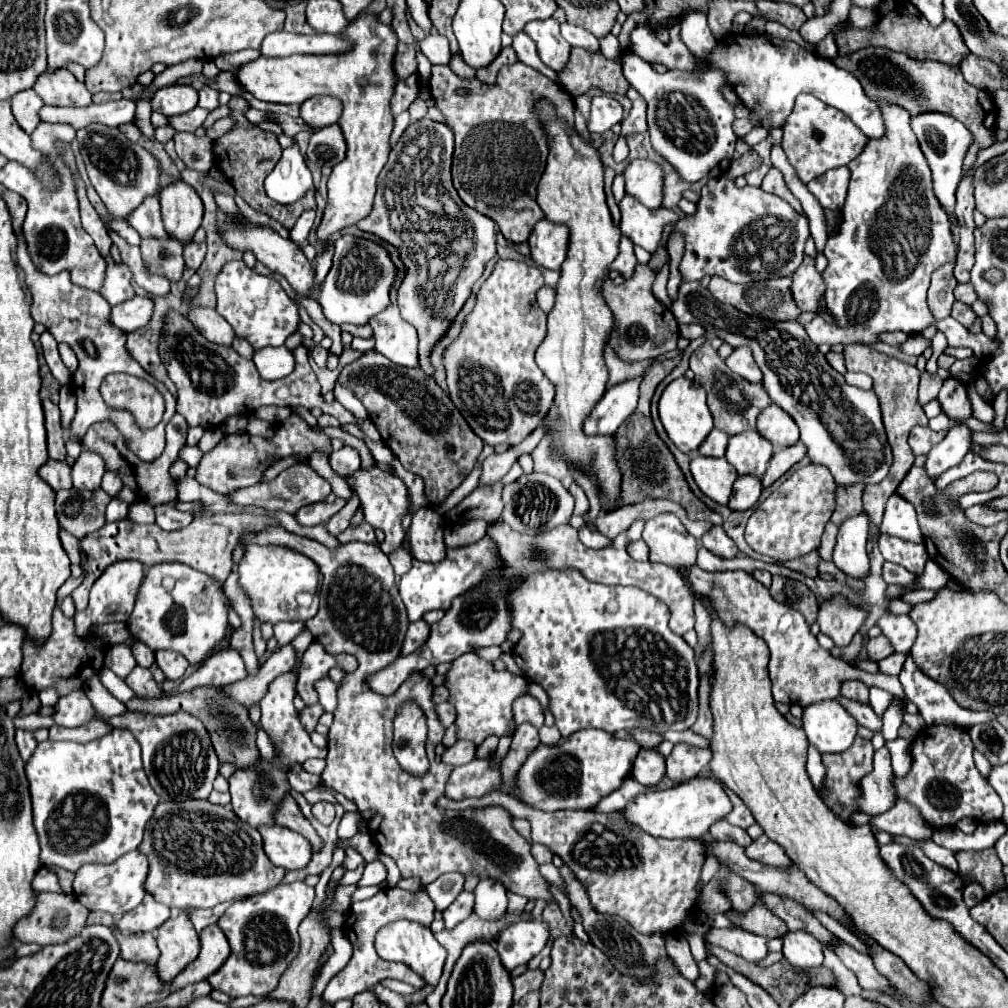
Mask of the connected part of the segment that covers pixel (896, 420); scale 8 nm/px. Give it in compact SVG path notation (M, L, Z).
M847 344L843 350L845 356L845 364L849 372L865 372L873 378L873 392L879 398L881 404L881 414L883 414L883 424L885 424L885 432L893 450L893 464L889 468L887 478L883 478L879 484L871 484L865 488L863 492L863 510L869 514L871 522L875 522L877 526L883 522L883 510L885 510L885 502L889 500L889 496L897 490L897 486L901 484L901 480L905 478L905 474L909 472L909 468L915 462L915 454L911 450L911 446L907 444L907 436L909 430L917 424L927 424L927 416L923 412L923 408L917 404L917 386L919 386L919 370L911 364L905 364L901 360L895 360L891 356L879 354L877 350L873 350L867 344Z

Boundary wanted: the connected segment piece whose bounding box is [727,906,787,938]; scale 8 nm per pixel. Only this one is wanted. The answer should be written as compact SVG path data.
M753 906L753 910L745 912L743 918L737 918L733 910L727 912L727 916L735 924L743 926L745 930L765 936L765 938L783 938L787 934L787 924L781 918L777 918L771 910L767 910L765 906Z

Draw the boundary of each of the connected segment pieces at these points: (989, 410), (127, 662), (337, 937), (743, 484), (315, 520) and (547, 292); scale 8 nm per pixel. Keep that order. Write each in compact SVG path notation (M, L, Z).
M969 383L966 386L967 392L969 394L969 399L971 400L971 405L973 408L973 417L983 422L992 422L995 417L993 407L984 402L984 400L976 392L972 384Z
M113 646L113 650L107 650L105 654L105 668L113 670L119 678L127 678L127 674L137 666L131 650L125 650L125 646Z
M334 929L331 931L331 945L333 953L328 958L315 981L315 986L311 990L313 996L324 992L329 981L346 966L353 954L352 944L347 939L347 934L345 934L343 929Z
M739 476L733 484L733 494L731 494L731 500L729 500L727 506L731 510L737 510L737 512L749 510L759 500L761 490L763 490L763 486L761 486L759 478Z
M335 498L335 502L315 502L309 506L301 506L293 516L301 526L317 526L325 524L335 512L339 512L345 506L343 498Z
M543 286L536 294L536 300L543 312L549 312L553 308L556 299L556 290L549 286Z

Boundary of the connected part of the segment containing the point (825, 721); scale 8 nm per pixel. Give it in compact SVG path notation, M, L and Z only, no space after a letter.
M837 700L805 706L801 720L809 744L821 754L843 752L857 736L857 722Z

